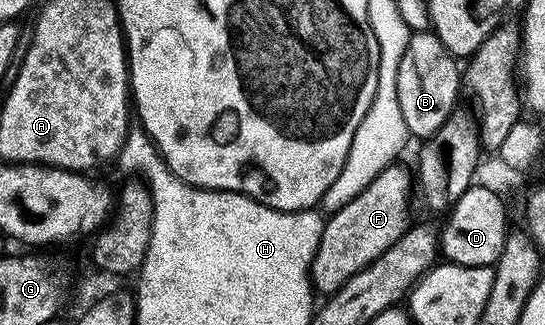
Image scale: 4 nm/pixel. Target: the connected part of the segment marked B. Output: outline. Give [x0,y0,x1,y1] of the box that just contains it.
[396,30,464,140]

